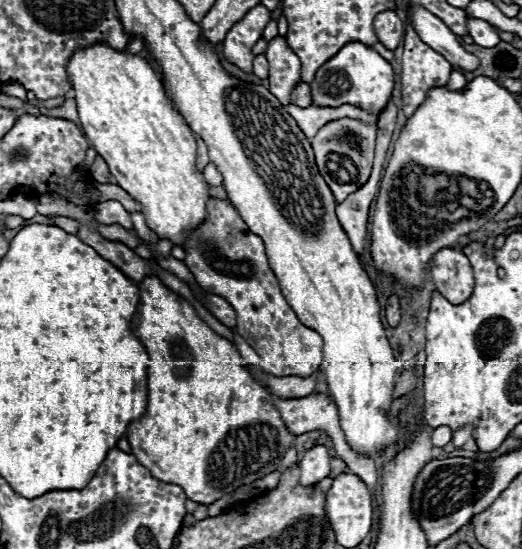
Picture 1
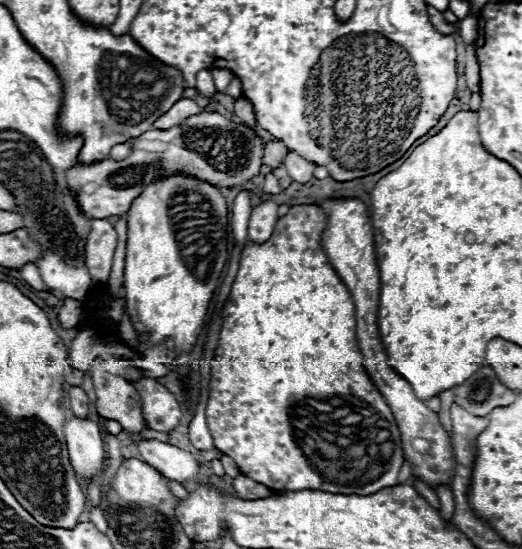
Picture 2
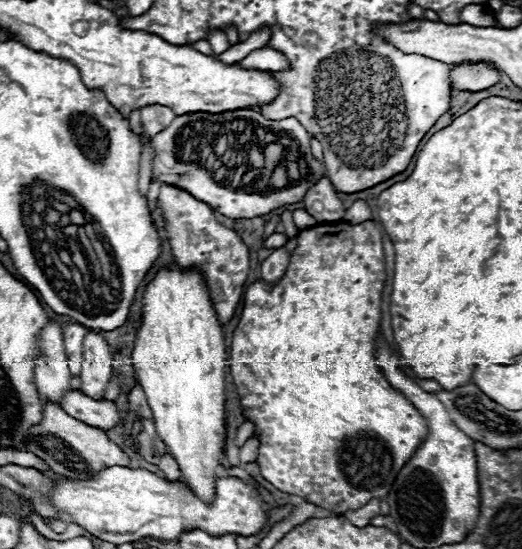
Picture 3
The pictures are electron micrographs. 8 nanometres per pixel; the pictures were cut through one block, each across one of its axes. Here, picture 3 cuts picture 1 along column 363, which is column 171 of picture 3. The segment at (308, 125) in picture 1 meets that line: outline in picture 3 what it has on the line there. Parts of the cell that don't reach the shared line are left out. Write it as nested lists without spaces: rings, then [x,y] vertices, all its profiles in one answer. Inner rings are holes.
[[[154,104],[154,106],[142,108],[140,116],[142,116],[142,124],[144,124],[146,136],[154,136],[154,134],[158,134],[158,130],[164,130],[174,120],[176,114],[168,106]]]

